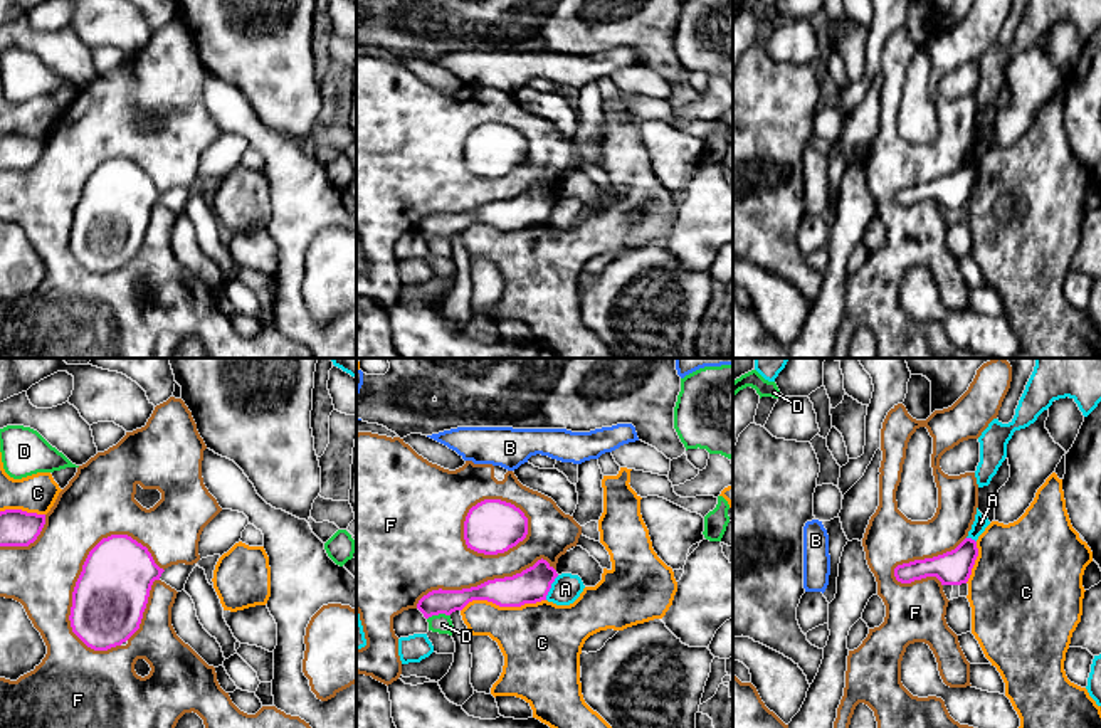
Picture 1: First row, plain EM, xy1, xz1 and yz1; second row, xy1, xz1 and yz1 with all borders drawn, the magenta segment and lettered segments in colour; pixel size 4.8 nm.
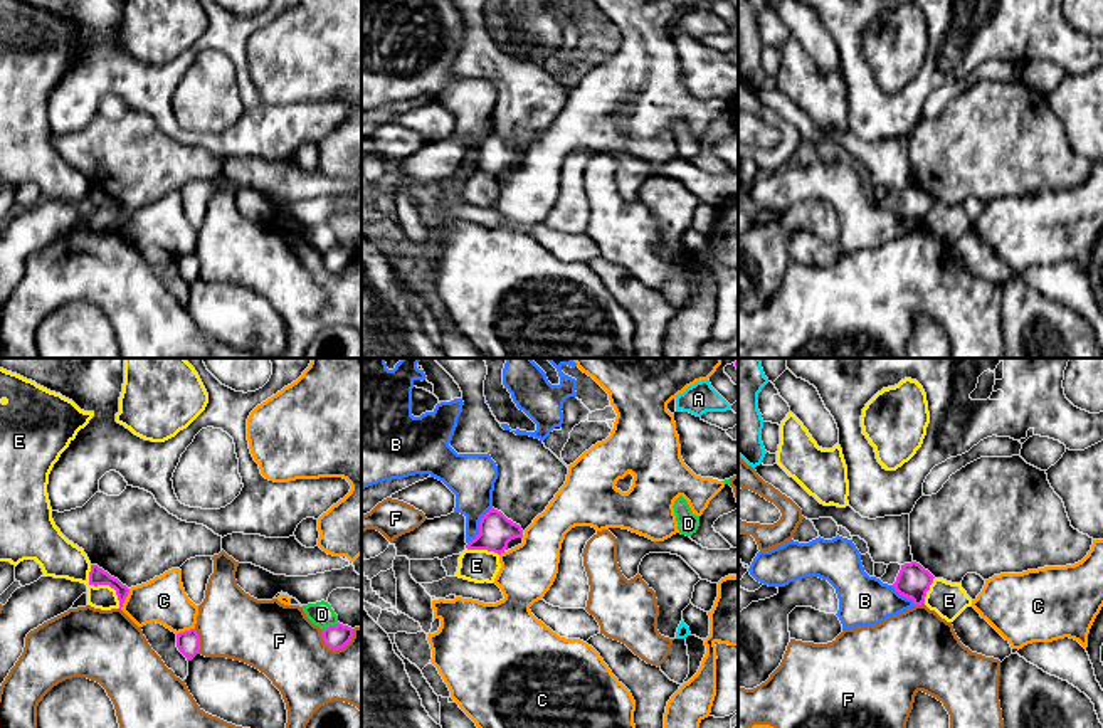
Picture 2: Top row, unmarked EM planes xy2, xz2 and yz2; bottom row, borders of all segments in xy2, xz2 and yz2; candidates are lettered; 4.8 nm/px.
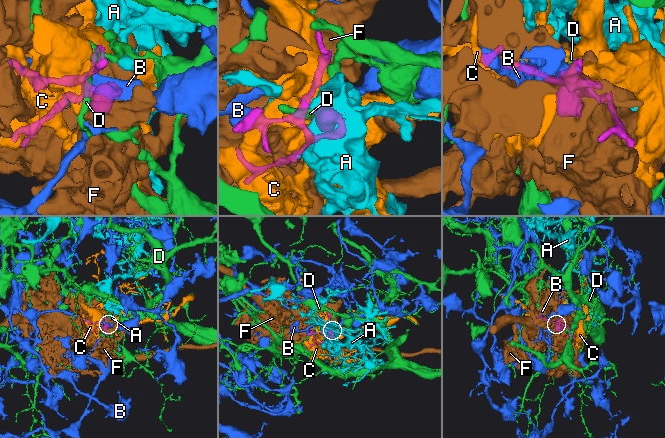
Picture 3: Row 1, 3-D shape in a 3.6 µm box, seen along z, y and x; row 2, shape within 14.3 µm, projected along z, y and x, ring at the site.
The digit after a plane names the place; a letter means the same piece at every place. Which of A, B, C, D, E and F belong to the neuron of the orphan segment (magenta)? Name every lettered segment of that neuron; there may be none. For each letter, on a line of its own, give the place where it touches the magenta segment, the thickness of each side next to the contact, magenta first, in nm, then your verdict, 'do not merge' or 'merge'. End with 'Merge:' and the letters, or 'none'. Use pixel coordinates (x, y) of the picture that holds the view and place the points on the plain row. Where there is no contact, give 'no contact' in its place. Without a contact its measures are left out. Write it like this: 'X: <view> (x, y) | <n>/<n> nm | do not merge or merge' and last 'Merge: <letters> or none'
A: xz1 (550, 211) | 170/140 nm | do not merge
B: xz2 (480, 148) | 160/220 nm | do not merge
C: xz1 (503, 229) | 170/380 nm | do not merge
D: xz1 (437, 237) | 120/90 nm | do not merge
E: xy2 (103, 207) | 80/190 nm | do not merge
F: xy1 (76, 207) | 360/320 nm | do not merge
Merge: none

